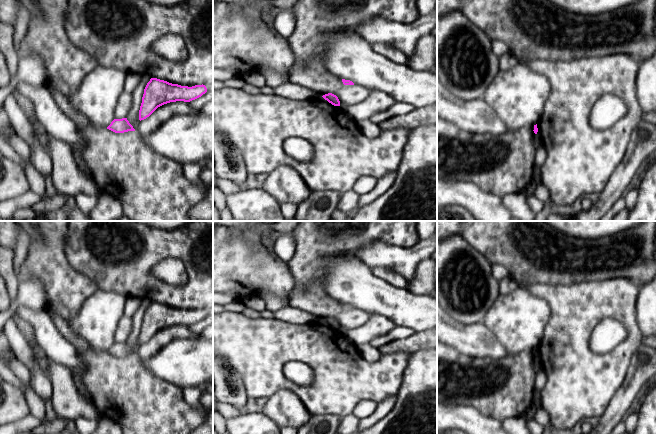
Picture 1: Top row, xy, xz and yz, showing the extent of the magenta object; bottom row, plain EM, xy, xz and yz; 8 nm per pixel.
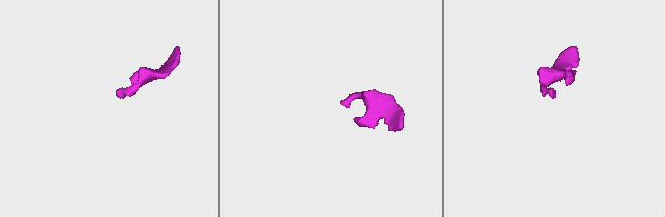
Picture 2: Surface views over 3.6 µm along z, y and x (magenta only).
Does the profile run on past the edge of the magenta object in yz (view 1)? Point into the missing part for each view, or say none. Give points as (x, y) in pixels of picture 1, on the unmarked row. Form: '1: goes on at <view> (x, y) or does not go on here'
1: does not go on here

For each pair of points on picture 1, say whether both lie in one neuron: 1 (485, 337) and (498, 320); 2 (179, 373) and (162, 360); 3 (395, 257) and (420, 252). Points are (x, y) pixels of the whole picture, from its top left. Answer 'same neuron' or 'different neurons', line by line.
1: different neurons
2: same neuron
3: same neuron

